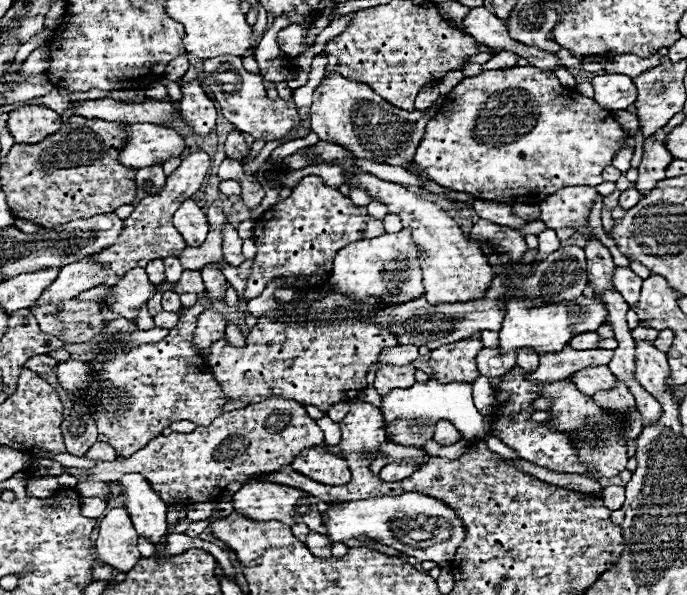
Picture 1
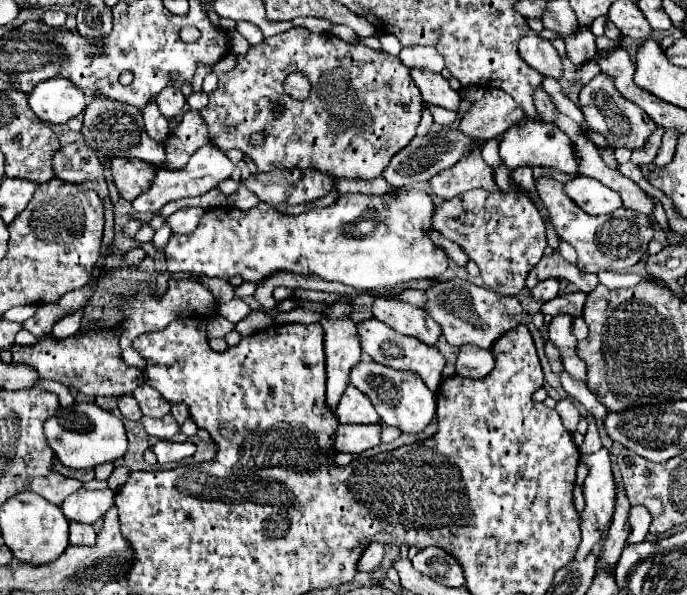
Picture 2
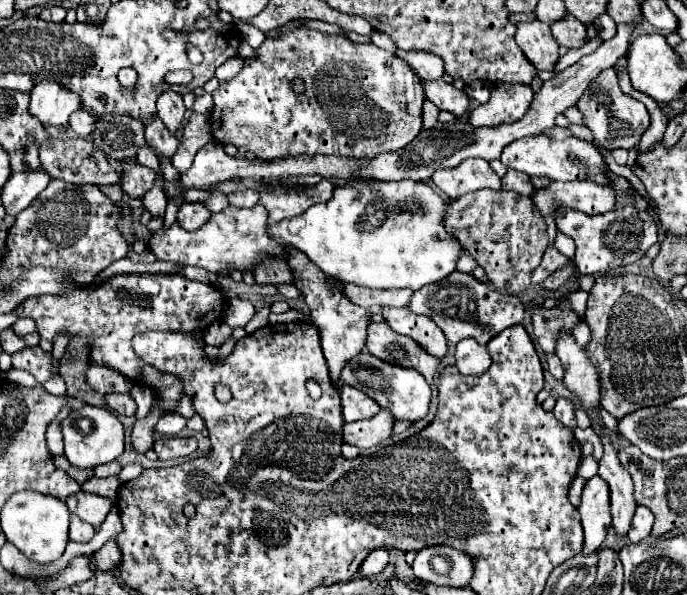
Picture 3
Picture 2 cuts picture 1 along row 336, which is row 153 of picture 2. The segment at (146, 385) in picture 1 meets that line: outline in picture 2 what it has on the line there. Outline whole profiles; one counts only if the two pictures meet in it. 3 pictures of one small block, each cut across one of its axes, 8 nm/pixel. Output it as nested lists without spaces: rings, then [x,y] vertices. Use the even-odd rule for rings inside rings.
[[[186,110],[180,124],[168,134],[168,140],[164,142],[164,168],[180,170],[188,162],[188,156],[192,156],[208,141],[208,128],[200,114],[196,110]]]

